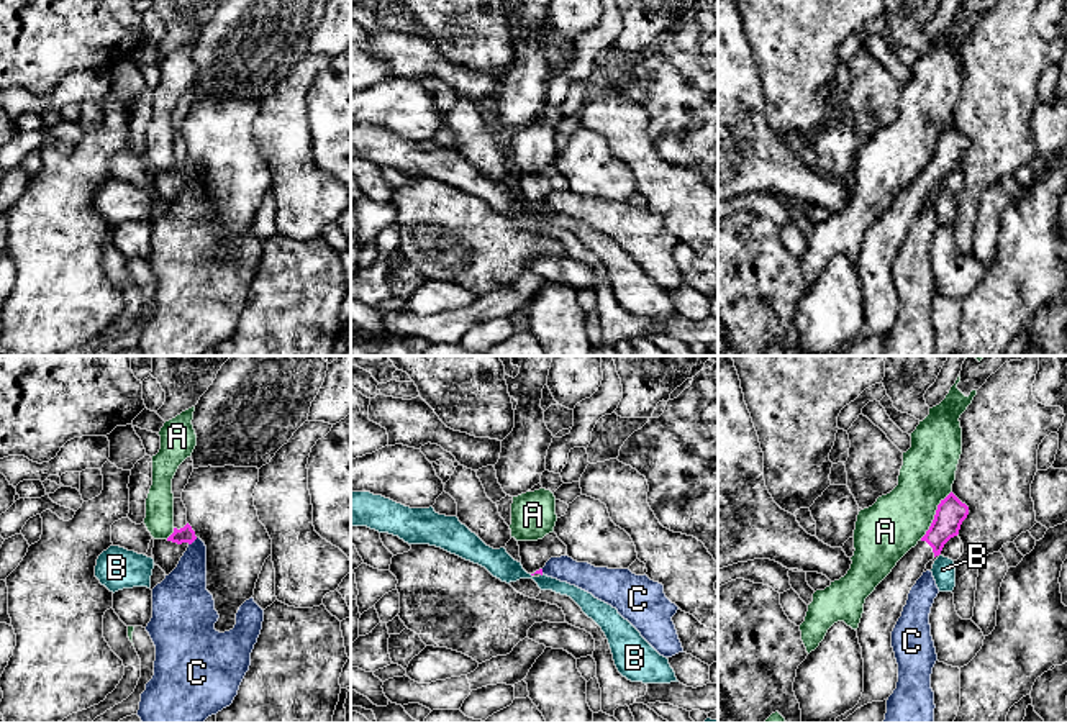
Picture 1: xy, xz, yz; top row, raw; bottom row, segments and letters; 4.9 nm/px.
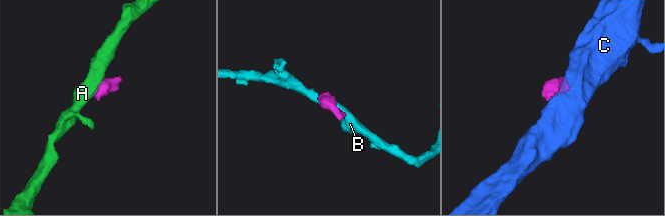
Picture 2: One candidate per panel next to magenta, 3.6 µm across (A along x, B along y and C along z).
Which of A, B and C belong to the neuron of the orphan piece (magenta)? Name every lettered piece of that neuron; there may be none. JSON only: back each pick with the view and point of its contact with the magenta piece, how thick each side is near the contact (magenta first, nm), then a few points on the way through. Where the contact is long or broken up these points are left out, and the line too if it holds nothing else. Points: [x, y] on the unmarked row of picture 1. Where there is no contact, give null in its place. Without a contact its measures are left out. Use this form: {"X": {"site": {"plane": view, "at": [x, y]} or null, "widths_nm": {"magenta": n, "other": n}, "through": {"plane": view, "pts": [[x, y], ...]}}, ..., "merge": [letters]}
{"merge": []}

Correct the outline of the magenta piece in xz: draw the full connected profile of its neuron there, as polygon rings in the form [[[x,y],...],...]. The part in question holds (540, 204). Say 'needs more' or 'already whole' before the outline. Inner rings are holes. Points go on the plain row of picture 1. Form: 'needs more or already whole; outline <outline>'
needs more; outline [[[552,164],[538,174],[518,174],[521,198],[528,207],[541,207],[551,190],[567,189],[567,179]]]

